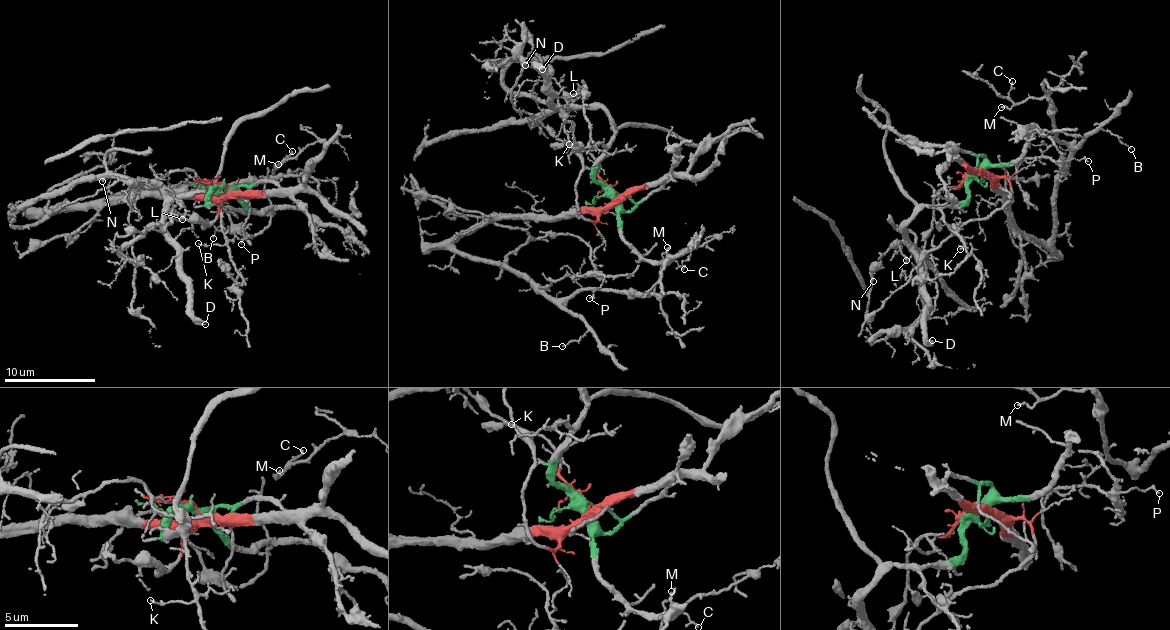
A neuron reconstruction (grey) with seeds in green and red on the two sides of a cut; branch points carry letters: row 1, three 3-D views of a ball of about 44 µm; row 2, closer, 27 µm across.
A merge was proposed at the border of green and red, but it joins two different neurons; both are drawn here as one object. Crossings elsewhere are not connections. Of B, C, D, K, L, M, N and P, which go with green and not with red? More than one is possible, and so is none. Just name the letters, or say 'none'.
D, K, L, N, P

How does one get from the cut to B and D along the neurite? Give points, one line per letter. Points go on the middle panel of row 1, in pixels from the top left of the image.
B: (615, 198), (598, 209), (469, 226), (454, 245), (510, 265), (585, 323), (588, 331), (580, 340), (563, 345)
D: (613, 197), (594, 177), (613, 132), (610, 117), (597, 106), (558, 107), (534, 64), (543, 68)

